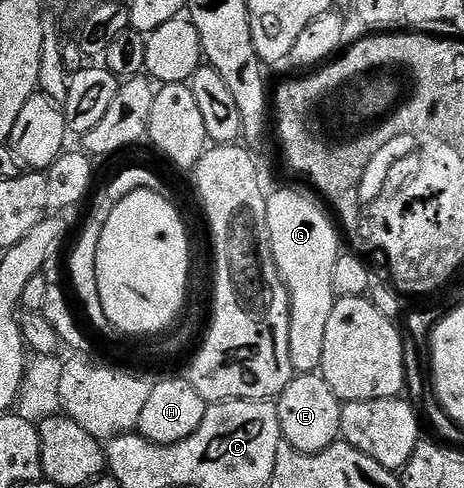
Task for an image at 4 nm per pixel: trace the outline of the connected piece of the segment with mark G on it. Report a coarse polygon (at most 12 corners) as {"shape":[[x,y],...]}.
{"shape":[[299,190],[265,229],[289,295],[293,371],[320,370],[338,226]]}

